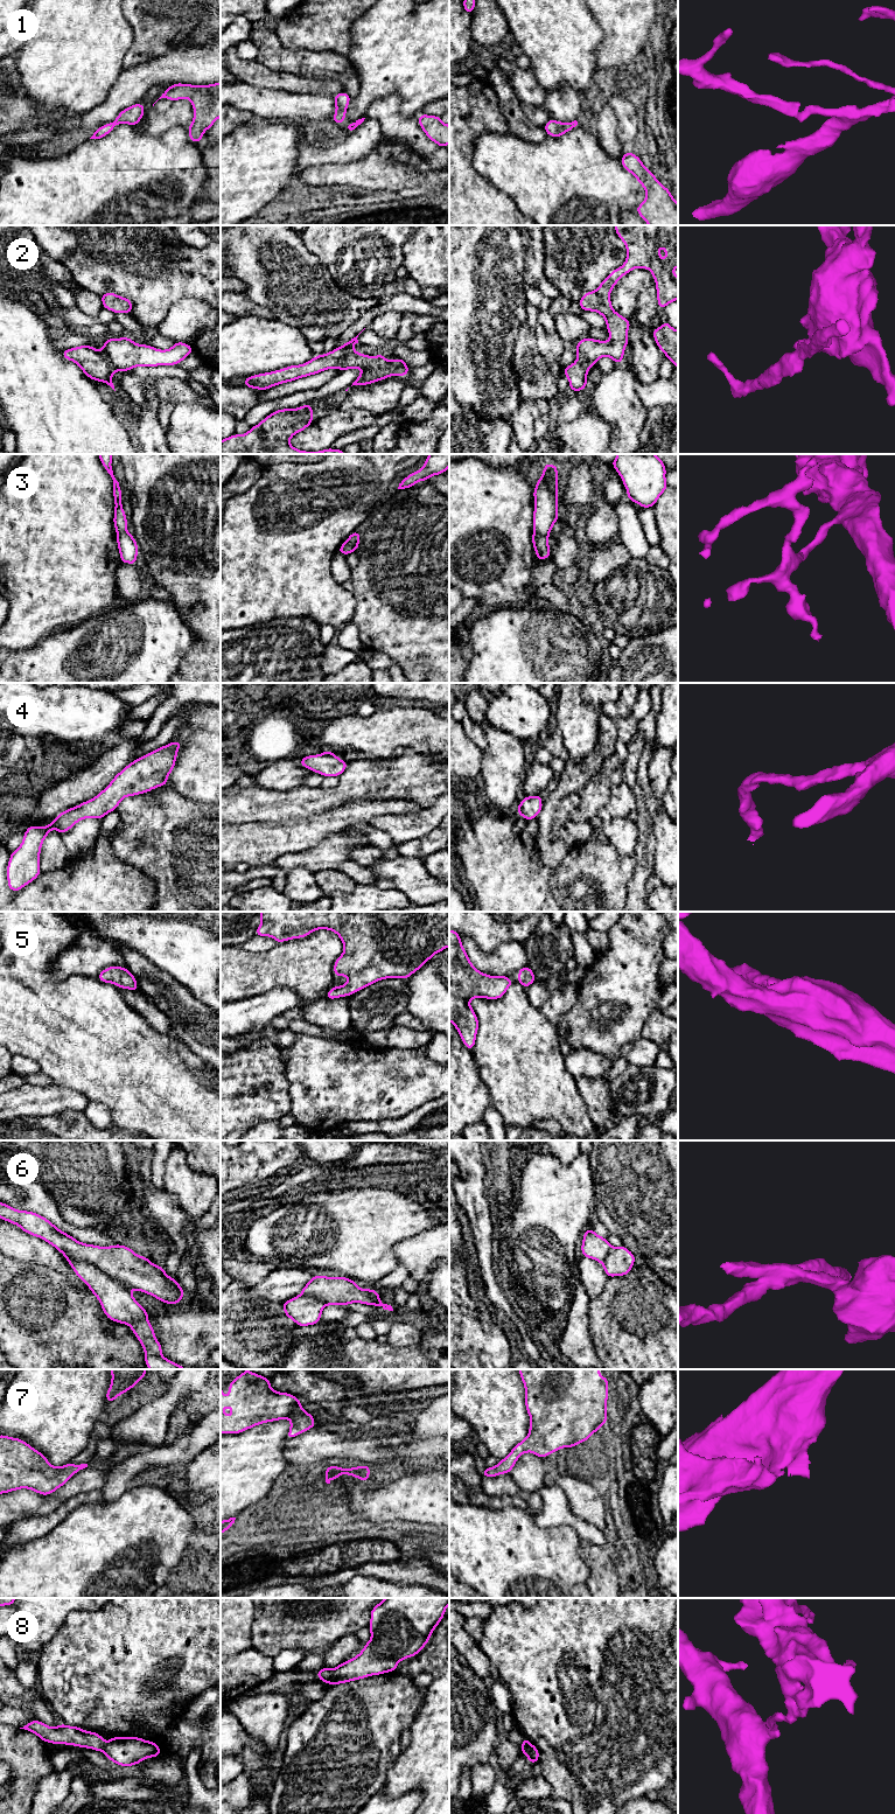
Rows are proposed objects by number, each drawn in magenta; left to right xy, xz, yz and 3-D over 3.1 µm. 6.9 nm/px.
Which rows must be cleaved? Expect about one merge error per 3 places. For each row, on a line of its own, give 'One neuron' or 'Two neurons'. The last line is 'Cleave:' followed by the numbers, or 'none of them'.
1: One neuron
2: Two neurons
3: Two neurons
4: One neuron
5: One neuron
6: Two neurons
7: One neuron
8: Two neurons
Cleave: 2, 3, 6, 8

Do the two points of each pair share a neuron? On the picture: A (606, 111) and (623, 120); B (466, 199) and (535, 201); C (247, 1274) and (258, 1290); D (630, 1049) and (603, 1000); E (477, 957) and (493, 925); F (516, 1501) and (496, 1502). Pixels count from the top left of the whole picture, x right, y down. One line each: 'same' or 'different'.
A: different
B: different
C: different
D: different
E: different
F: same

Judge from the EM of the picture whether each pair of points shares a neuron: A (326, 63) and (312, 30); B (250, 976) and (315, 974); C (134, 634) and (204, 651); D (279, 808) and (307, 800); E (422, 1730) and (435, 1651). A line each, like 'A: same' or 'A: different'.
A: different
B: same
C: different
D: same
E: same

